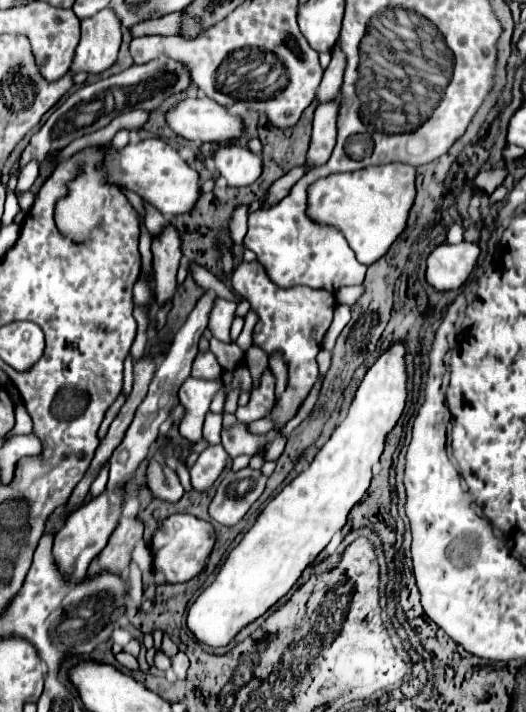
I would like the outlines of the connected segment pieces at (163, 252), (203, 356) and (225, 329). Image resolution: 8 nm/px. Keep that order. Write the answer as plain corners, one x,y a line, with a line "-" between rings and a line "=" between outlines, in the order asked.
166,224
158,236
152,238
152,268
156,284
156,300
162,306
176,292
176,272
182,258
182,238
174,224
=
212,350
200,352
194,358
194,366
192,366
192,376
194,378
218,378
220,374
222,374
222,366
218,364
=
216,298
216,304
210,312
210,324
208,324
208,328
212,330
212,336
216,336
226,344
232,344
232,338
230,338
232,320
234,320
234,302

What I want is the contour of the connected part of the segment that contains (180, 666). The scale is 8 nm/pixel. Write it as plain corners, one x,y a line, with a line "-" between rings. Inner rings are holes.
178,652
174,658
172,658
172,670
174,674
178,676
178,680
186,680
186,674
188,674
188,656
184,652

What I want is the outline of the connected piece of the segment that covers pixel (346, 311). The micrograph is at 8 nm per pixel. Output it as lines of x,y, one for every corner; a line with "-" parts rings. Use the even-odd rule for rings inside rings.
338,304
336,310
334,310
334,320
332,320
332,326
328,328
326,332
326,338
324,338
324,348
326,350
332,350
334,348
334,342
338,338
338,334
344,330
344,326
350,322
350,308
346,308
344,304

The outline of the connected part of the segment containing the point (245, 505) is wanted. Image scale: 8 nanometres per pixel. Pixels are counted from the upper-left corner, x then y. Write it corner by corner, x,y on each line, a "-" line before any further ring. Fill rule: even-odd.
244,468
228,472
210,502
210,516
224,526
238,524
250,506
260,498
266,482
268,476
264,476
262,470

